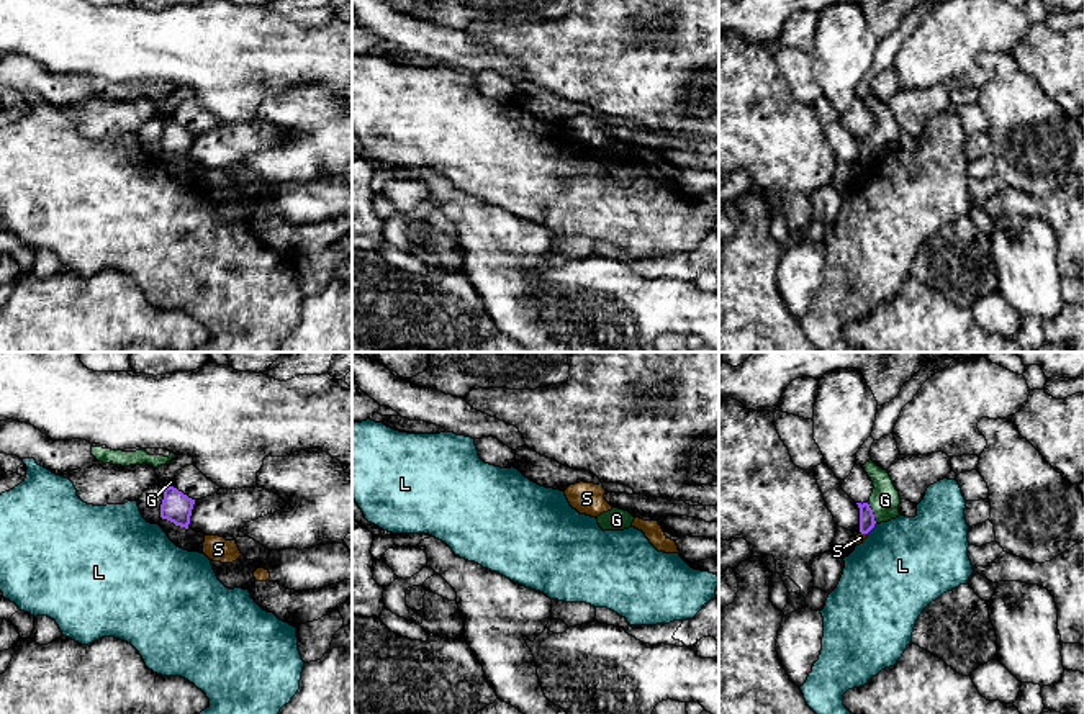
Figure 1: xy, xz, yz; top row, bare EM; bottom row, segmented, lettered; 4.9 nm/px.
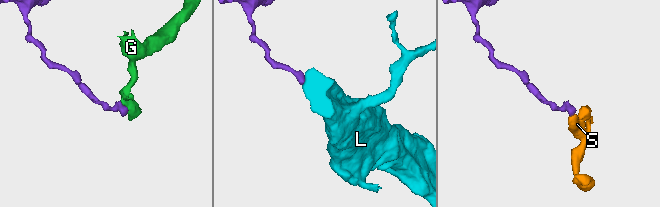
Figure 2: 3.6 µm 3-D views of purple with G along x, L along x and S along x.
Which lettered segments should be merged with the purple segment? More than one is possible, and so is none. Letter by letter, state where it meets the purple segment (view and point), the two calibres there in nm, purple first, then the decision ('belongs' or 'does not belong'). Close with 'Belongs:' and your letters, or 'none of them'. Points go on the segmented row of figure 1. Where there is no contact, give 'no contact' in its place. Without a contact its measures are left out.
G: meets purple in yz at (871, 513); 80 nm thick on the purple side, 150 nm on the other; does not belong
L: meets purple in yz at (871, 528); 80 nm thick on the purple side, 460 nm on the other; does not belong
S: meets purple in yz at (863, 533); 80 nm thick on the purple side, 50 nm on the other; does not belong
Belongs: none of them

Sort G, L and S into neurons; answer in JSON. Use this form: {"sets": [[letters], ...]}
{"sets": [["G"], ["L"], ["S"]]}

